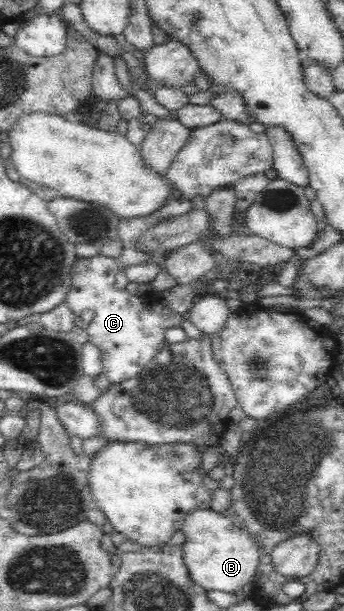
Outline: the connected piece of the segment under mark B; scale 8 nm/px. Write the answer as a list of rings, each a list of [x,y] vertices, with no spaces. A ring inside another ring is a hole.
[[[195,509],[188,512],[182,522],[184,543],[181,544],[182,560],[188,569],[190,580],[196,586],[209,590],[236,593],[246,589],[256,575],[260,549],[252,537],[220,512]]]

